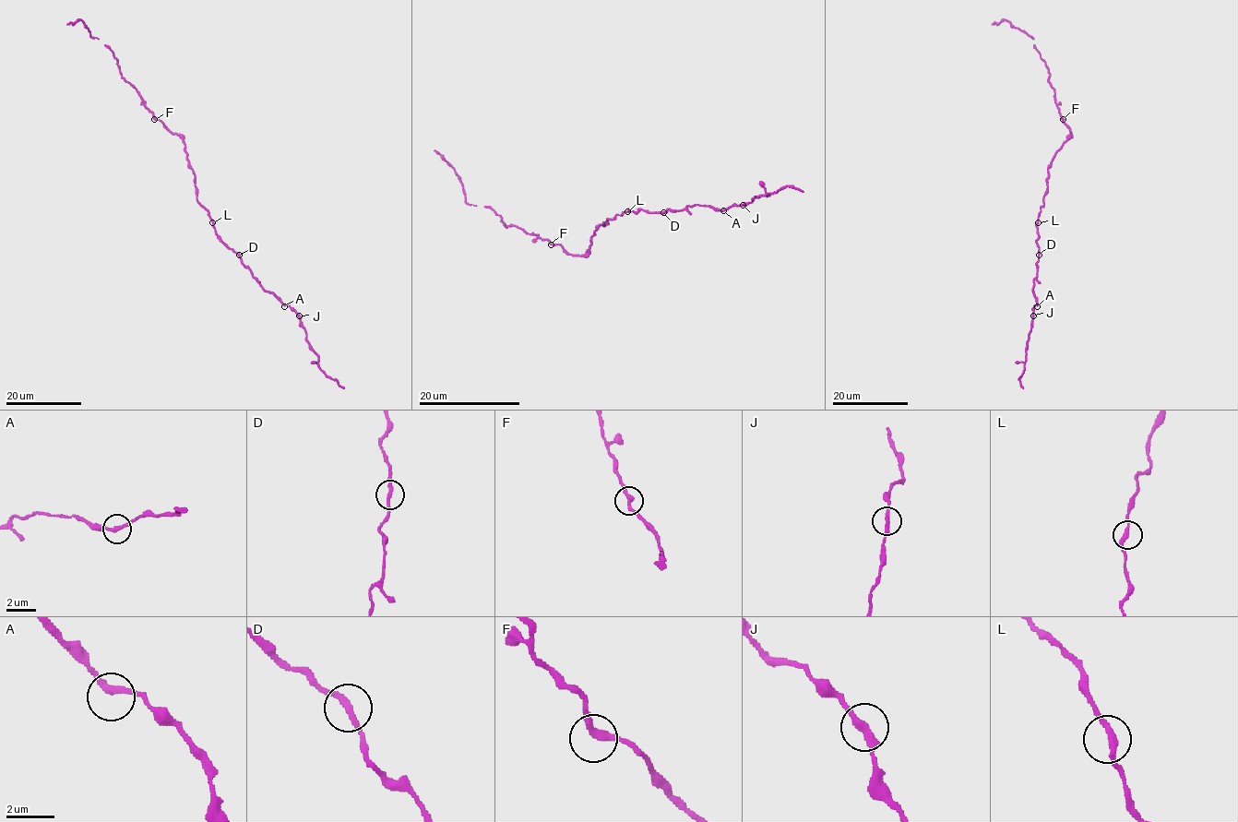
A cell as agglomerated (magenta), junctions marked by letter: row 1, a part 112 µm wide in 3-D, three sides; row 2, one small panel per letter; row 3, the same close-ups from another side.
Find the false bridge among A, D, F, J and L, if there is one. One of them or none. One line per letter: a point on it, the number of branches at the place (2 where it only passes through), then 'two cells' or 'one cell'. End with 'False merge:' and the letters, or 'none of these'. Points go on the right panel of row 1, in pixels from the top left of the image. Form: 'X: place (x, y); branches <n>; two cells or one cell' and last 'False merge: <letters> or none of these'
A: place (1037, 306); branches 2; one cell
D: place (1039, 255); branches 2; one cell
F: place (1063, 119); branches 2; one cell
J: place (1033, 315); branches 2; one cell
L: place (1038, 222); branches 2; one cell
False merge: none of these

